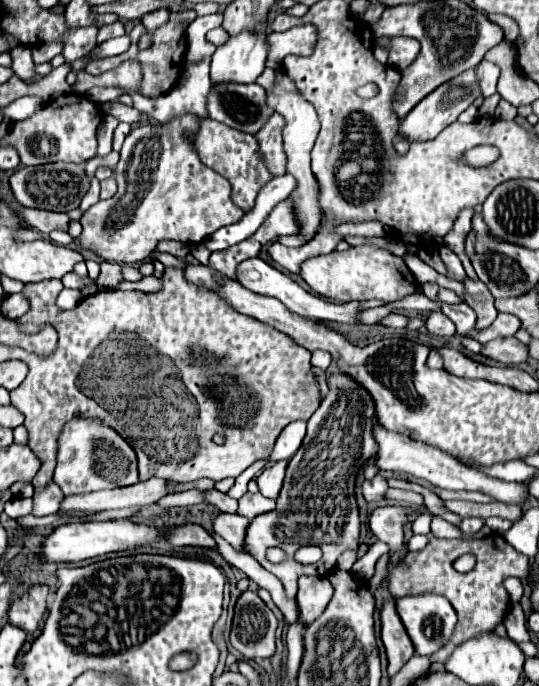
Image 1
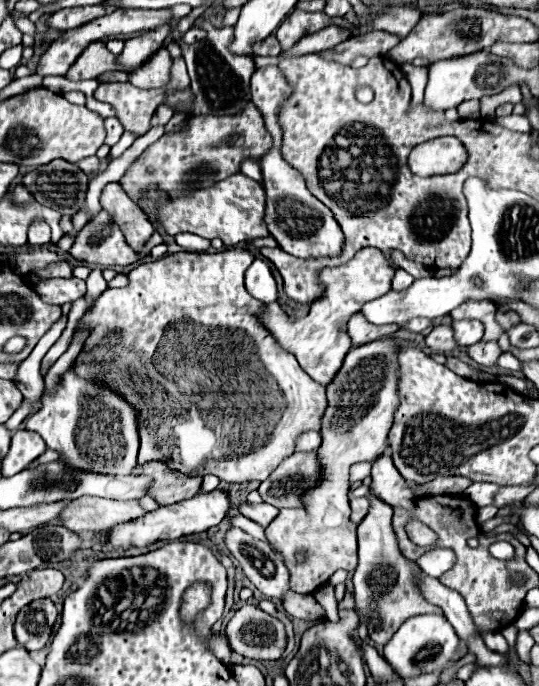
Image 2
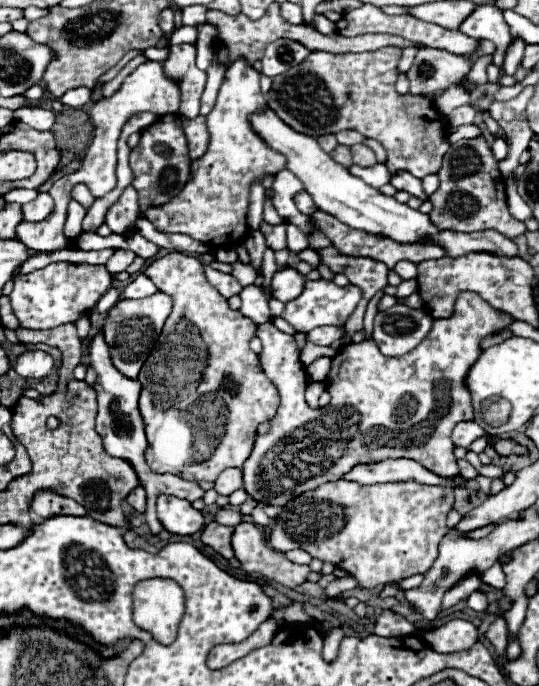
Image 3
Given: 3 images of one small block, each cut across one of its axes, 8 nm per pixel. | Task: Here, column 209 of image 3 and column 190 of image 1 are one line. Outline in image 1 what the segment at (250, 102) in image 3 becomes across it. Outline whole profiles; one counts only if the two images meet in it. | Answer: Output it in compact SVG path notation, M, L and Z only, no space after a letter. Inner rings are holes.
M186 114L182 118L172 120L170 124L134 128L126 136L120 150L120 162L114 168L118 192L110 200L100 200L98 204L94 204L80 218L84 228L80 234L80 246L84 250L94 252L106 262L134 264L134 262L146 260L156 250L158 242L164 238L180 240L186 244L198 244L198 242L204 242L210 234L214 234L222 226L242 220L246 212L232 202L230 182L222 178L220 174L216 174L212 168L204 166L198 154L194 152L190 140L186 138L196 128L198 128L198 116Z

